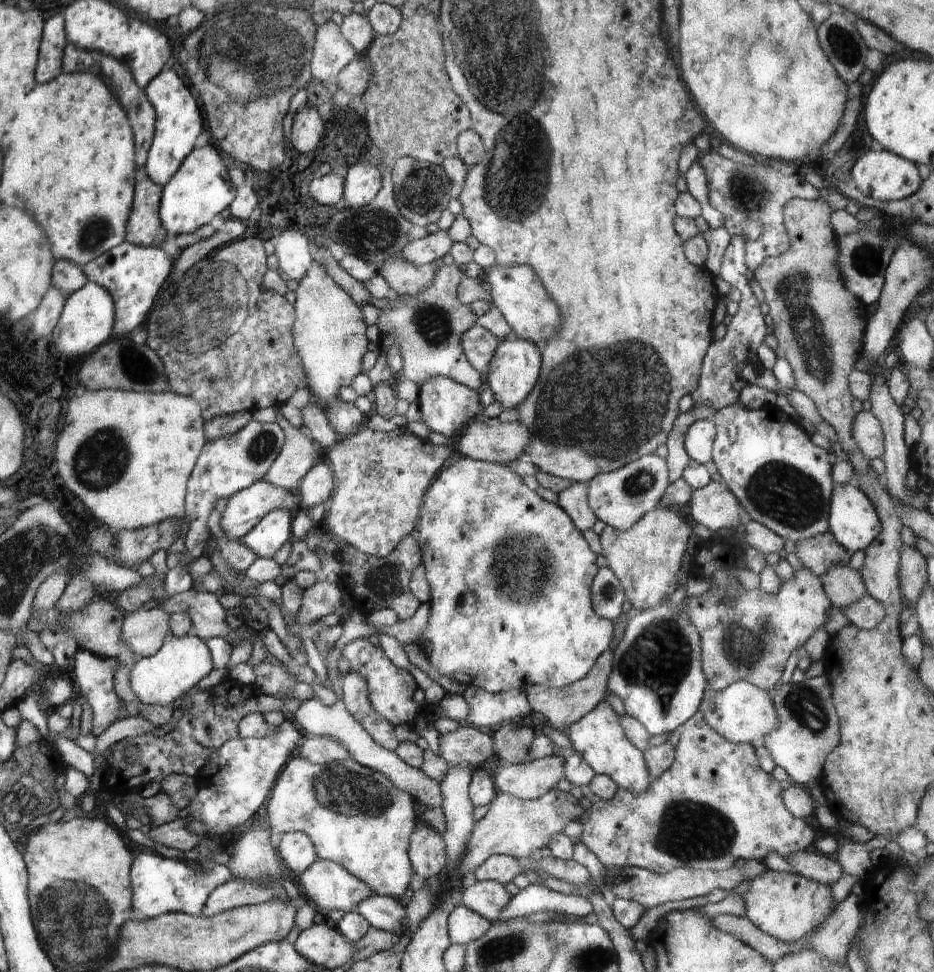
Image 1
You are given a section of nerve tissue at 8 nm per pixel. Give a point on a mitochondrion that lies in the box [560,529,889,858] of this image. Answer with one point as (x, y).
(660, 659)

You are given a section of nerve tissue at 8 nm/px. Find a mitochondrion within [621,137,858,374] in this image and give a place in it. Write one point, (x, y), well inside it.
(748, 192)

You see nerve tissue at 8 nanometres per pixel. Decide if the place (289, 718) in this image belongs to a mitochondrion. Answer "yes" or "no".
no

